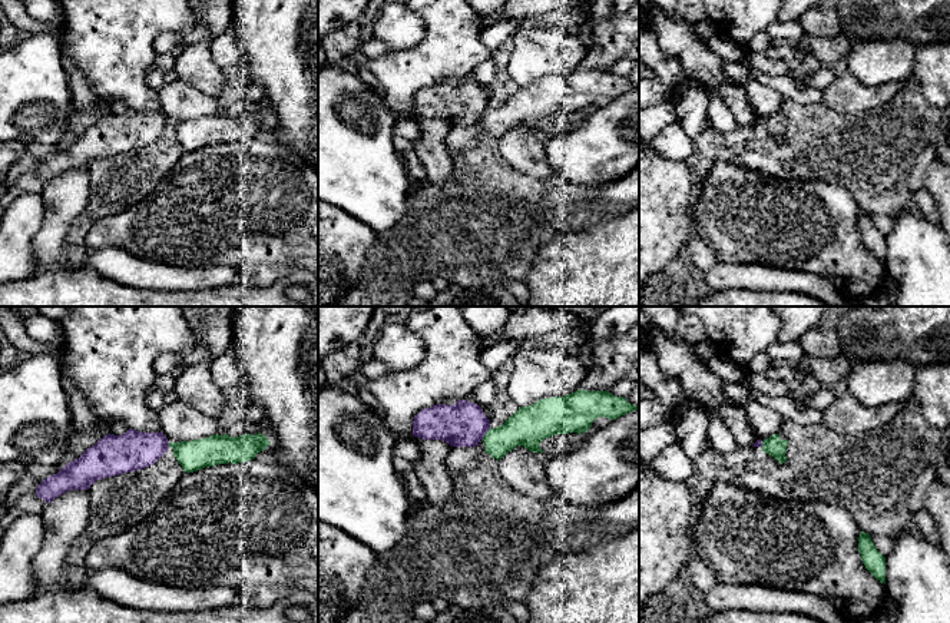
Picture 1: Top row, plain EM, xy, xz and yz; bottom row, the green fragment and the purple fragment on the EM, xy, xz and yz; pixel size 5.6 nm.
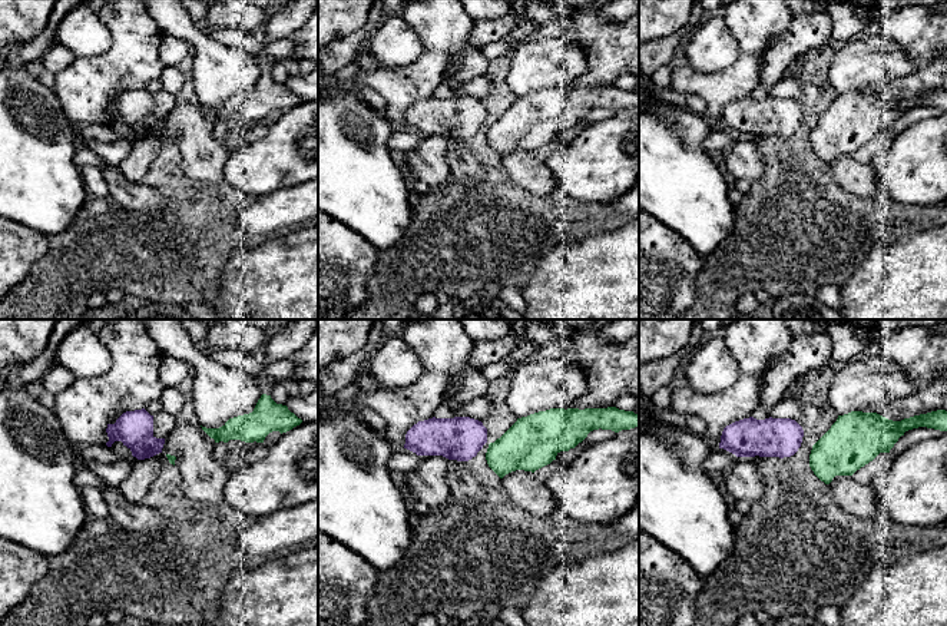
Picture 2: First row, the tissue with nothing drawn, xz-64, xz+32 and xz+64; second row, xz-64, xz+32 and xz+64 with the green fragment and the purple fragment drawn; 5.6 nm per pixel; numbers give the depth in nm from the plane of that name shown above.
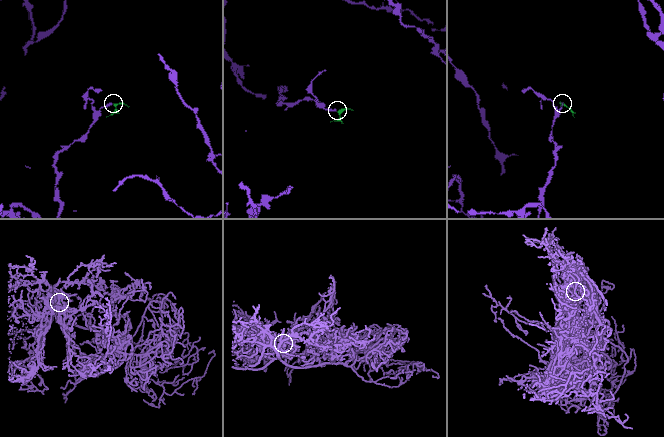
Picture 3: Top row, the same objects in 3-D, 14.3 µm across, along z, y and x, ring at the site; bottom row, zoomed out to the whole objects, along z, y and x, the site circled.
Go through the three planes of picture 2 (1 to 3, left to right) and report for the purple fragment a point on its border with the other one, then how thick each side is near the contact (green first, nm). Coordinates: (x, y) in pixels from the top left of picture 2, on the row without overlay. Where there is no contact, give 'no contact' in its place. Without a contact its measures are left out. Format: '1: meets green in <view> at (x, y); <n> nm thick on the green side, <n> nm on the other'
1: no contact
2: no contact
3: no contact

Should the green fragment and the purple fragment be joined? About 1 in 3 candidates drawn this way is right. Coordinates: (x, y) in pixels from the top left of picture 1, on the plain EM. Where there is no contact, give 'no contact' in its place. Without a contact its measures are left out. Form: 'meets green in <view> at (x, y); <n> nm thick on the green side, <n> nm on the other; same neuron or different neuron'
meets green in xz at (486, 113); 220 nm thick on the green side, 260 nm on the other; different neuron

